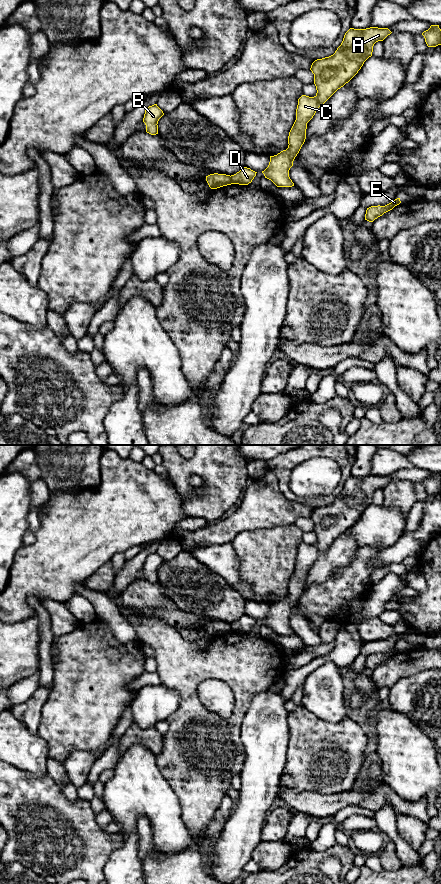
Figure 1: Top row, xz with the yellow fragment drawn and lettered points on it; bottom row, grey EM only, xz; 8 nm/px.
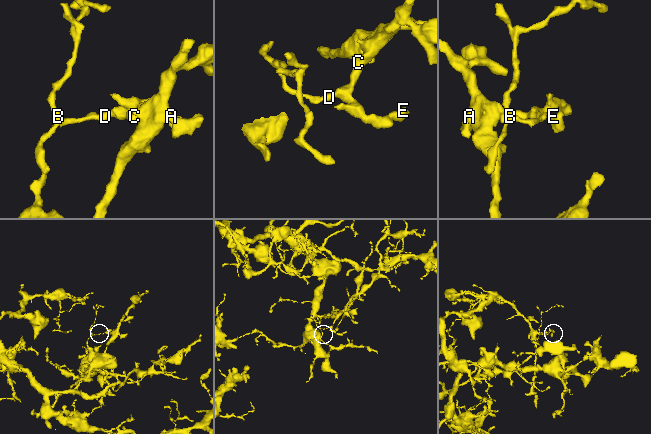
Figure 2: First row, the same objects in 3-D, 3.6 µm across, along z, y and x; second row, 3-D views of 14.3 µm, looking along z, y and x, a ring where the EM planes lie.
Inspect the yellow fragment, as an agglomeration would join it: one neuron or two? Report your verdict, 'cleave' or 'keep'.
cleave

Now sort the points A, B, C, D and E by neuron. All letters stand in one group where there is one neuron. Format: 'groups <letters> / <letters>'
groups A C D E / B

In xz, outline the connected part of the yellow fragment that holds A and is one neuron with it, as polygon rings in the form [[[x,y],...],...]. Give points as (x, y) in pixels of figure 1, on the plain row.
[[[350,476],[341,493],[329,505],[315,508],[310,518],[314,522],[317,541],[314,545],[302,543],[298,547],[296,568],[289,580],[288,596],[270,604],[268,615],[262,619],[265,626],[277,635],[292,635],[289,618],[306,587],[307,571],[338,537],[348,531],[372,504],[373,494],[392,480],[388,476]]]

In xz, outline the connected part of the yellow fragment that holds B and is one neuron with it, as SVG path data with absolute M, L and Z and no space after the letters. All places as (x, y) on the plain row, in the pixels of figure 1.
M154 552L145 558L143 570L146 573L146 580L151 583L158 582L158 569L164 563L163 559Z

